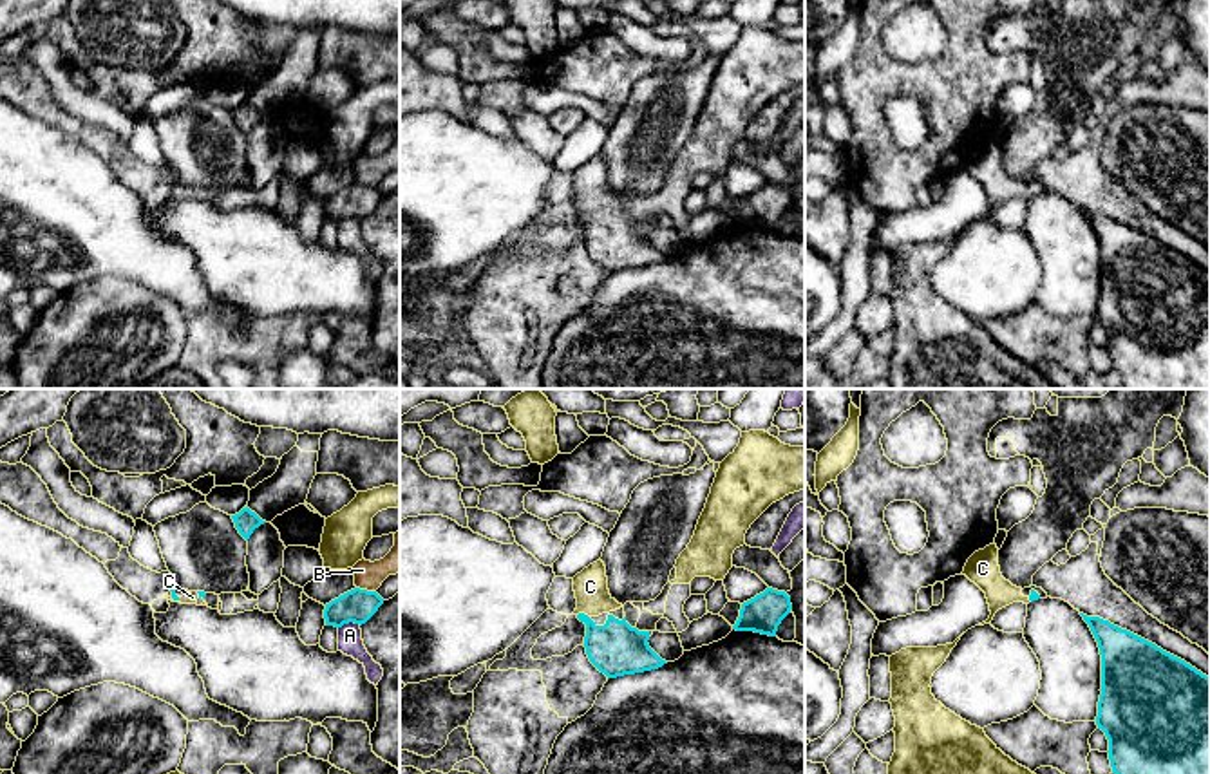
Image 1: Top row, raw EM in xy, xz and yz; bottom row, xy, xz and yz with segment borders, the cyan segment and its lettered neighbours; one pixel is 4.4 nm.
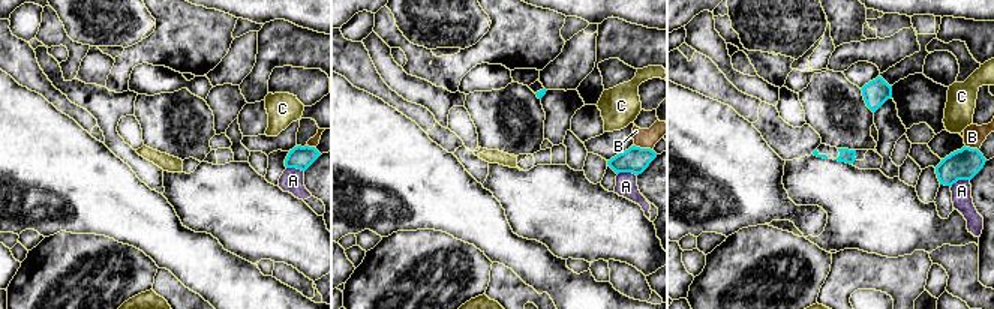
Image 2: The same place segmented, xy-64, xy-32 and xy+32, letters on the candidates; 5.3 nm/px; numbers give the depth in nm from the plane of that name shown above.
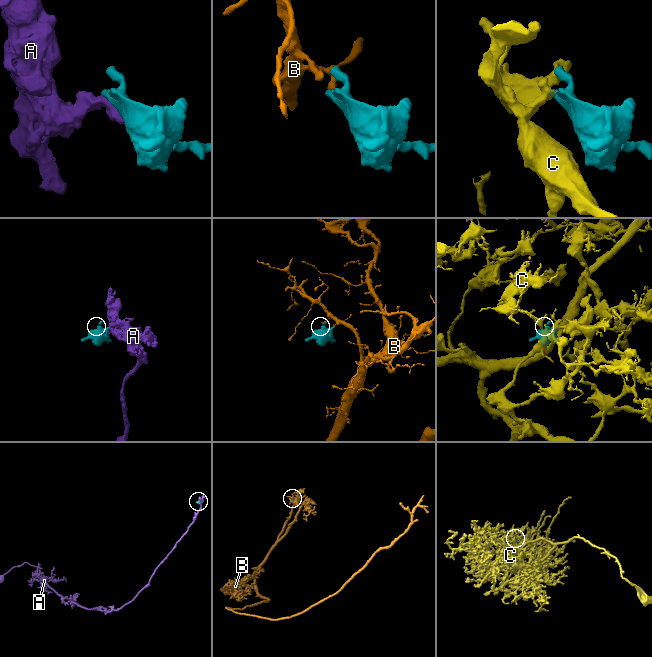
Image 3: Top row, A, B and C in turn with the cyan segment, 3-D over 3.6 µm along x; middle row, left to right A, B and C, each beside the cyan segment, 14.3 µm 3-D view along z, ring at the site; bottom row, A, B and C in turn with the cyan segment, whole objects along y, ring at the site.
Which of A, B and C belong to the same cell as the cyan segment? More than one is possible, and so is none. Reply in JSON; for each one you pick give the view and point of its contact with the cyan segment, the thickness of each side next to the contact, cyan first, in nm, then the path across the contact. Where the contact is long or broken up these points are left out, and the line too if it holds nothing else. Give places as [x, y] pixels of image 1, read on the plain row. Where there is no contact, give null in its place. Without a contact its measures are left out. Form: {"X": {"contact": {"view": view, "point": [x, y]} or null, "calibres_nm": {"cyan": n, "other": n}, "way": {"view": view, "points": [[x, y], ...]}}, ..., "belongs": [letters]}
{"C": {"contact": {"view": "xz", "point": [583, 208]}, "calibres_nm": {"cyan": 240, "other": 150}, "way": {"view": "xz", "points": [[615, 243], [583, 208], [590, 198], [590, 181]]}}, "belongs": ["C"]}

